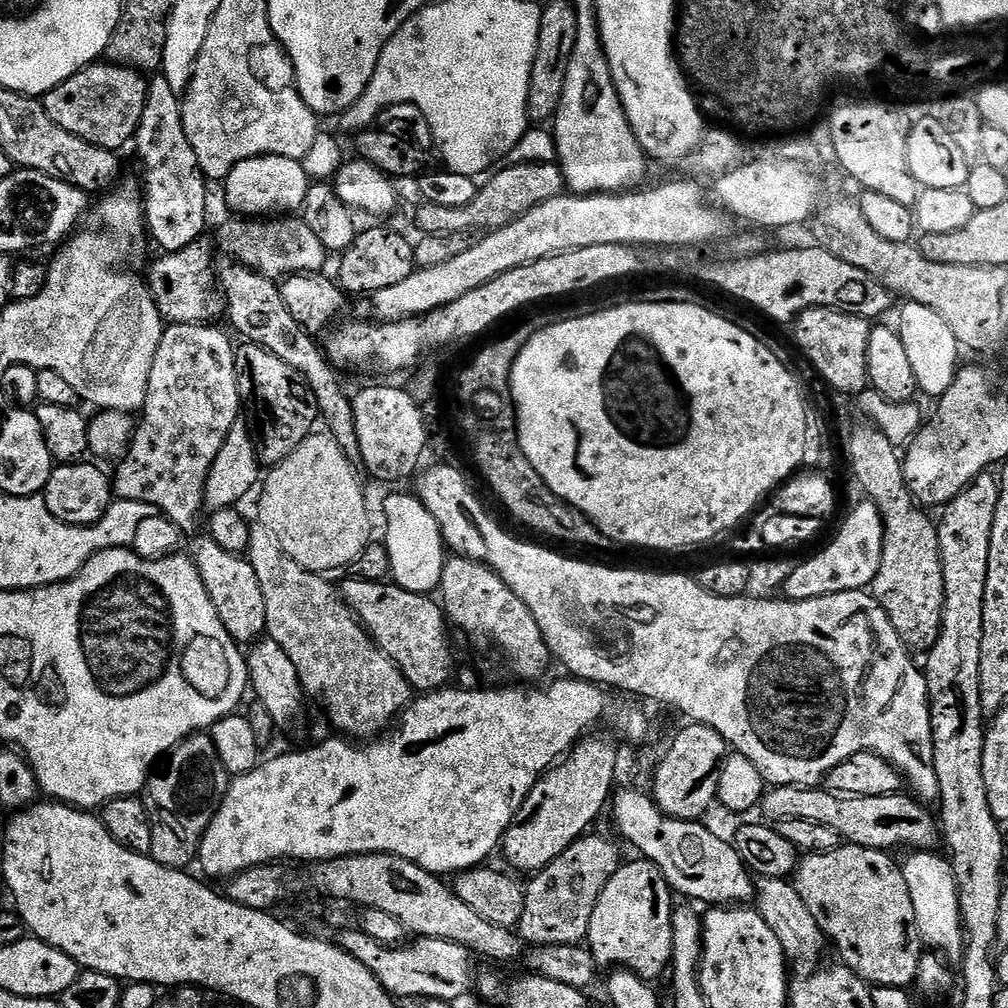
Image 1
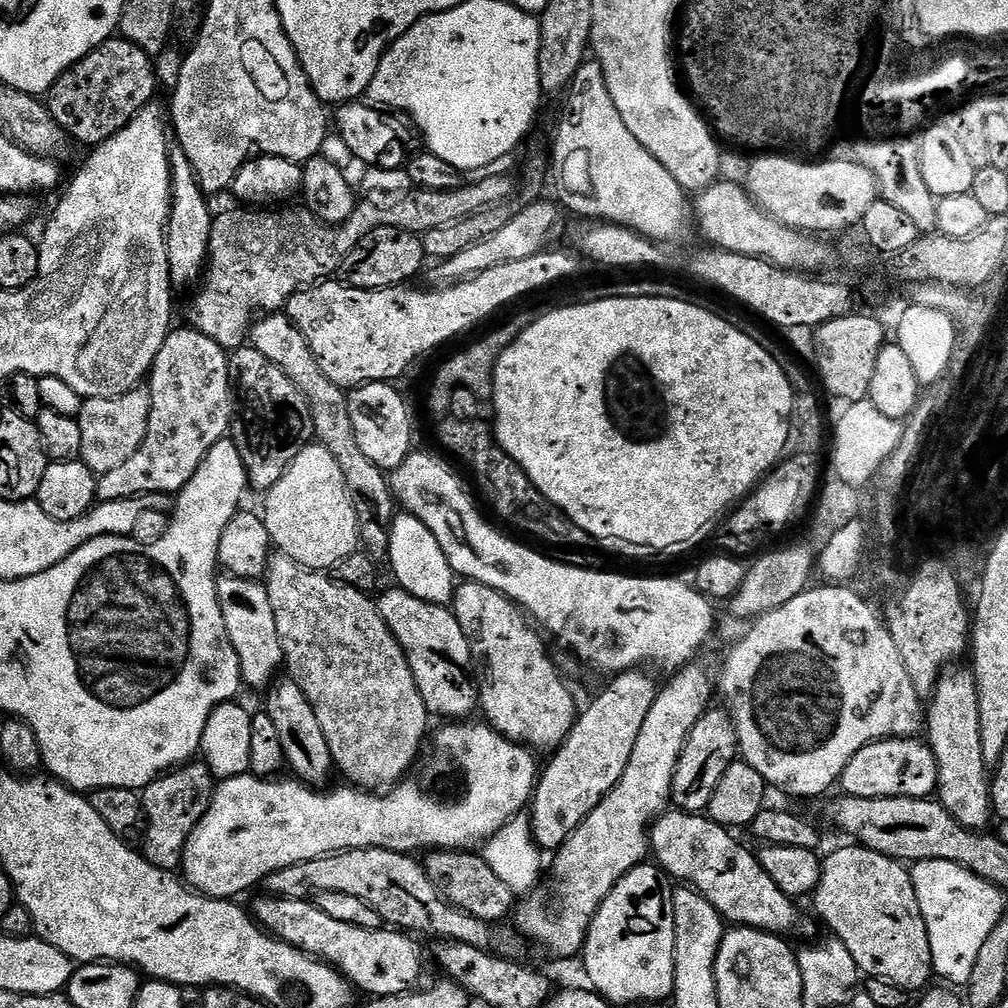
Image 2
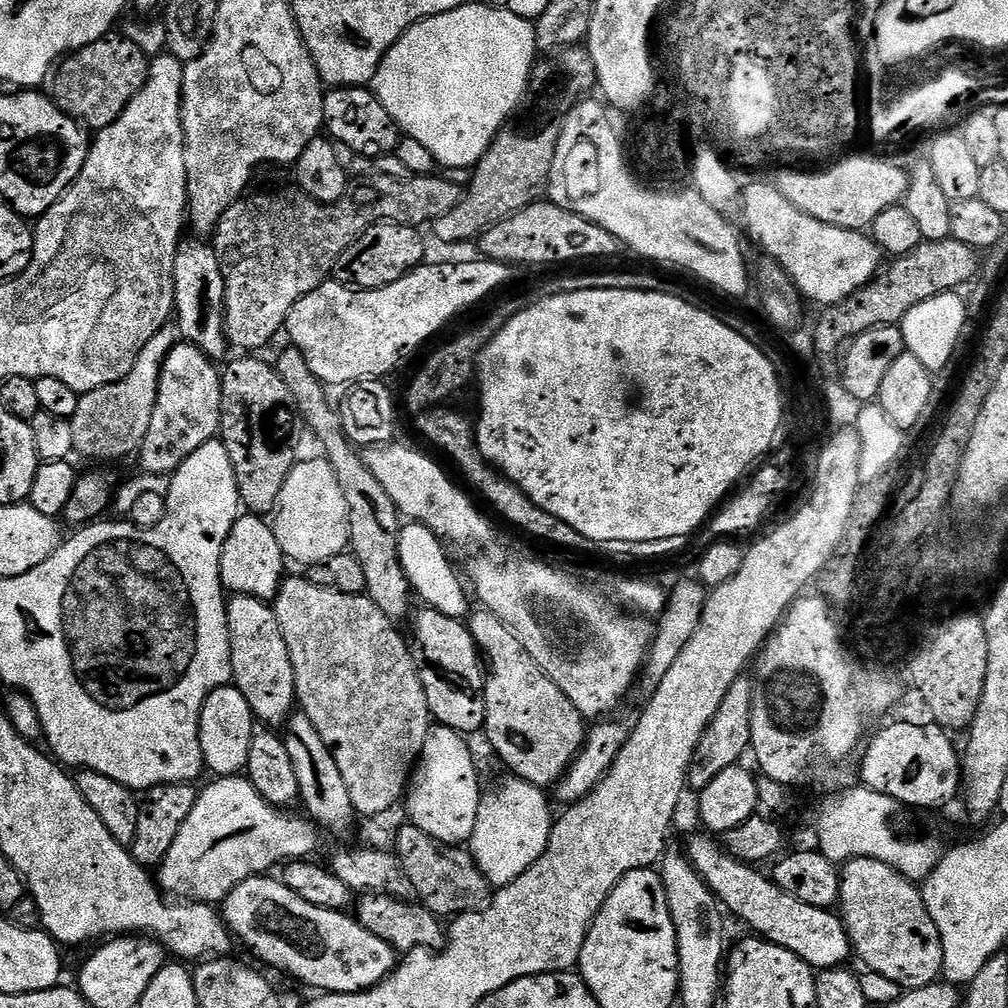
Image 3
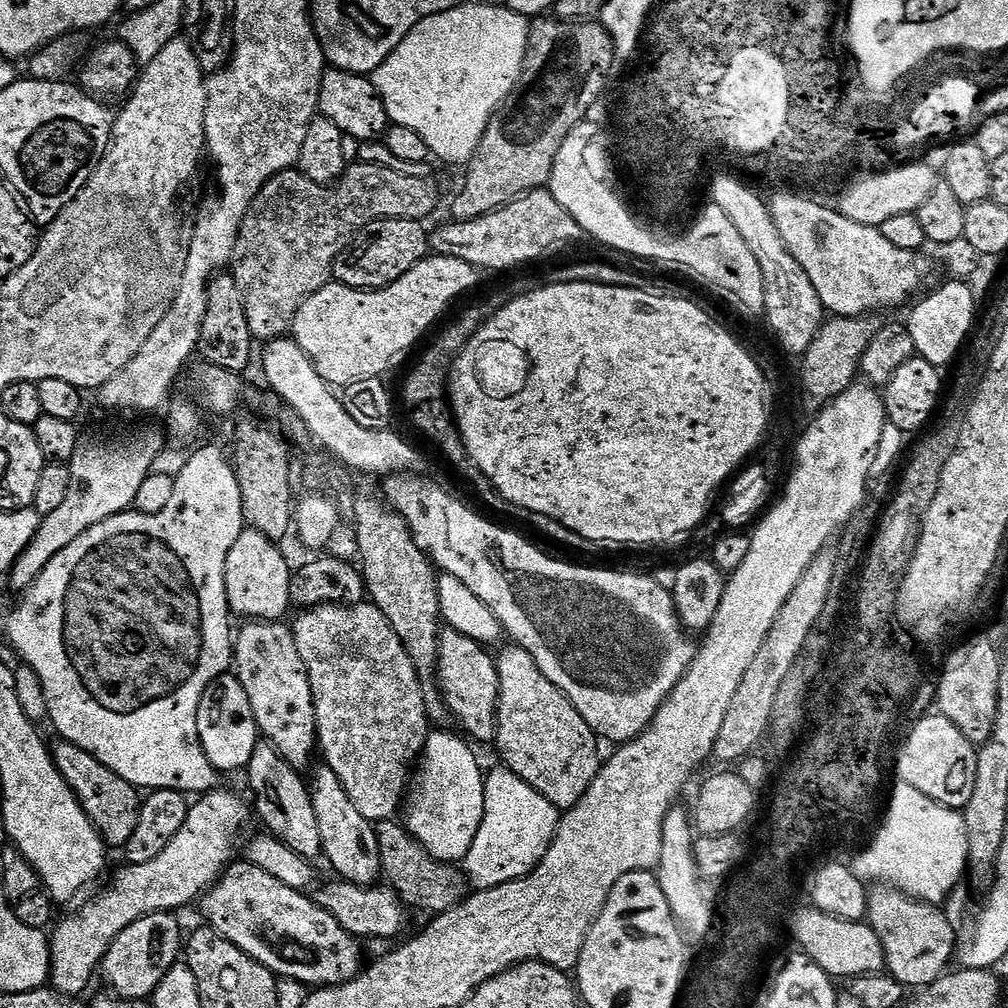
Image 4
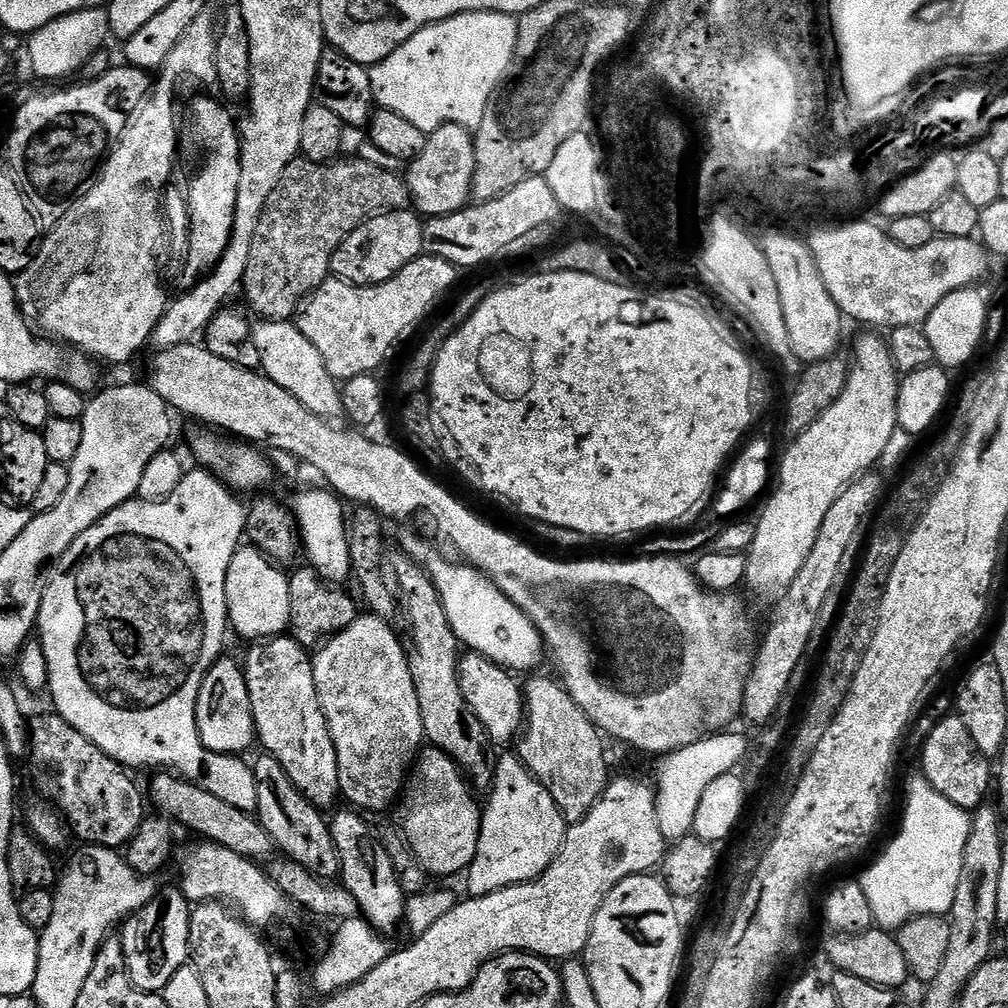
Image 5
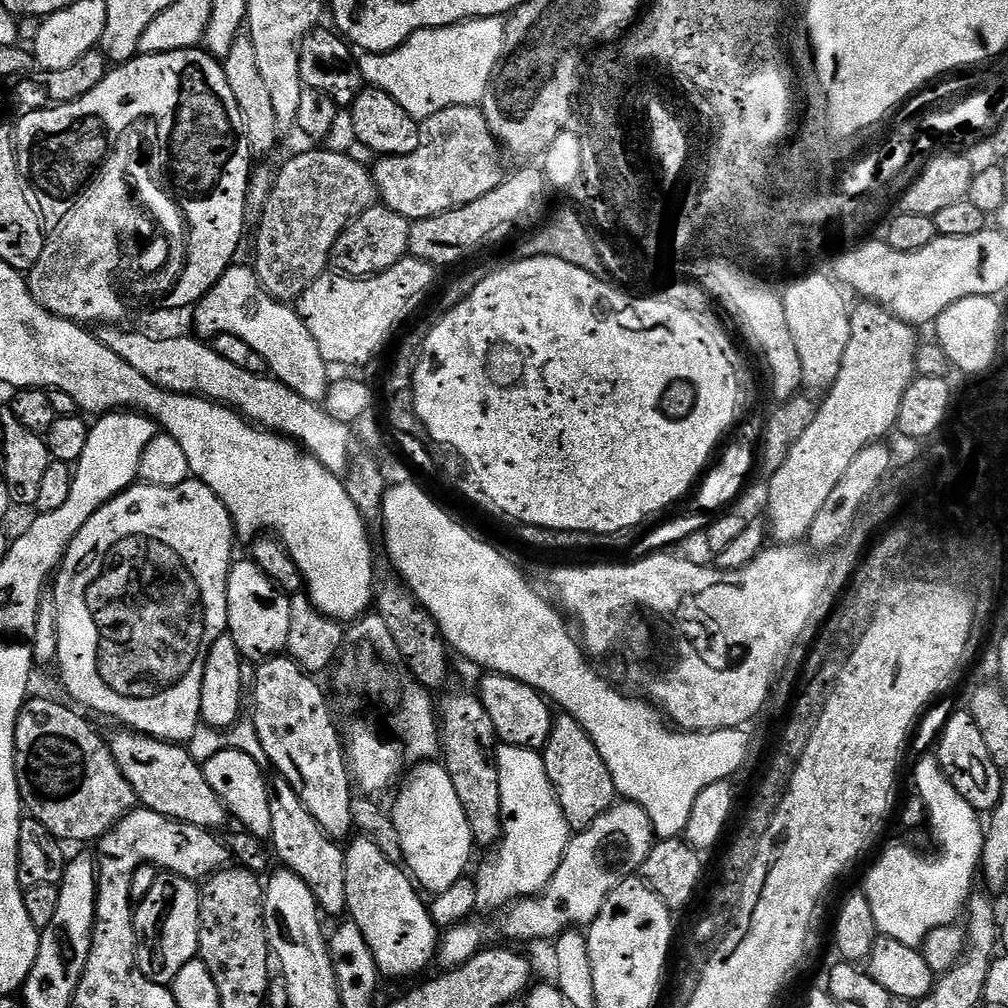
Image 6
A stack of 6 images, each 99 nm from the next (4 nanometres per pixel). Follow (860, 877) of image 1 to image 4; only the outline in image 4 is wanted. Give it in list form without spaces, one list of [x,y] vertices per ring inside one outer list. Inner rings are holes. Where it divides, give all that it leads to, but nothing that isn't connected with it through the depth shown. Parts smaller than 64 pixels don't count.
[[[887,886],[873,891],[868,898],[867,924],[878,936],[884,951],[887,975],[894,977],[908,990],[919,990],[933,984],[949,971],[958,952],[957,925],[949,920],[943,907],[911,900],[903,892]]]

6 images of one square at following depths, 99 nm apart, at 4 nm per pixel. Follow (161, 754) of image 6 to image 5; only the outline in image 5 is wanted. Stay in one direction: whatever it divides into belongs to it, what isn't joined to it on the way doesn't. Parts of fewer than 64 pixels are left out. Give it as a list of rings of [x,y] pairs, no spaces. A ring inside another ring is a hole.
[[[160,770],[153,776],[156,777],[152,780],[151,803],[153,800],[160,807],[157,809],[179,827],[181,824],[182,827],[197,832],[200,835],[197,837],[218,846],[226,846],[226,850],[234,850],[234,854],[242,854],[247,860],[264,862],[273,855],[274,845],[270,834],[266,834],[255,815],[230,806],[230,802],[222,802],[222,798],[214,798],[214,794],[202,790],[189,780],[183,780],[171,771]]]

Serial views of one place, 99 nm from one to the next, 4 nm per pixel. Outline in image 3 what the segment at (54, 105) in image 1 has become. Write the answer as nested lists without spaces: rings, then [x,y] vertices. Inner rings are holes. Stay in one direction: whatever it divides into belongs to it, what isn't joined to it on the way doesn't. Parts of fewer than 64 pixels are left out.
[[[105,34],[90,42],[90,46],[75,49],[55,69],[51,81],[53,84],[50,92],[60,109],[89,130],[99,130],[118,122],[122,110],[130,106],[134,94],[142,90],[148,77],[150,58],[142,50],[138,50],[138,46],[127,34],[116,35]]]

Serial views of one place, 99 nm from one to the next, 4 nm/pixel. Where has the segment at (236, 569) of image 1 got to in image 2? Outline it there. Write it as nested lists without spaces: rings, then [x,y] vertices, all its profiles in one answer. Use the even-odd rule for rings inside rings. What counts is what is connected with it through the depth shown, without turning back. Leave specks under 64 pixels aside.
[[[221,575],[216,581],[218,606],[222,606],[222,622],[226,622],[226,634],[238,654],[240,678],[245,685],[252,688],[267,689],[277,679],[276,671],[285,667],[282,638],[278,638],[278,622],[274,622],[274,606],[270,606],[270,594],[260,580],[247,580],[237,576]]]

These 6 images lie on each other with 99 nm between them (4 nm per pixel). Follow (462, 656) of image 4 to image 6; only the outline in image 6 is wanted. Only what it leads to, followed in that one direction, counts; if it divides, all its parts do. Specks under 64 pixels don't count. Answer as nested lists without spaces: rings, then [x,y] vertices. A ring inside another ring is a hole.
[[[484,674],[480,680],[478,695],[490,722],[494,722],[496,739],[500,744],[509,744],[519,748],[542,750],[548,744],[554,723],[554,708],[538,690],[526,686],[509,676]]]

